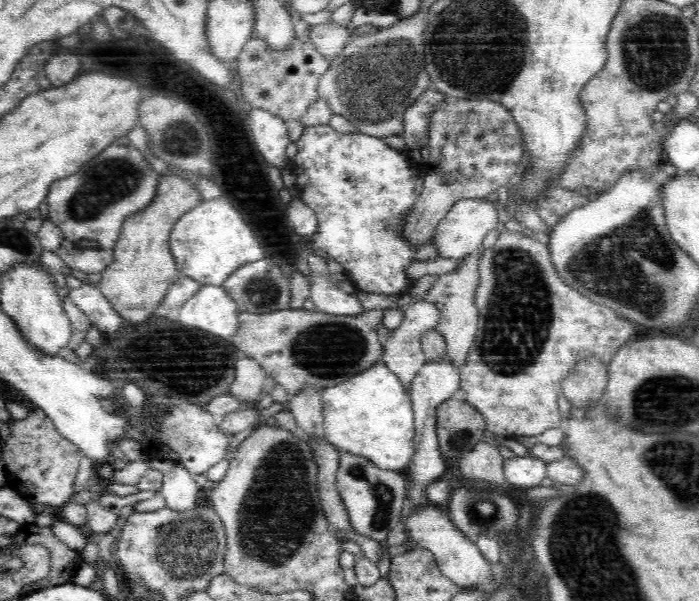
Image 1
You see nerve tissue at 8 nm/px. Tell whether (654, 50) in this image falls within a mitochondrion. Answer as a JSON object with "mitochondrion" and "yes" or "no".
{"mitochondrion":"yes"}

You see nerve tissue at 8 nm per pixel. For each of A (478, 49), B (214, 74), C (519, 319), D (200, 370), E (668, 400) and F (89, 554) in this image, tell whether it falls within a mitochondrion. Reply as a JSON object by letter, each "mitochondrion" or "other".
{"A":"mitochondrion","B":"other","C":"mitochondrion","D":"mitochondrion","E":"mitochondrion","F":"other"}

